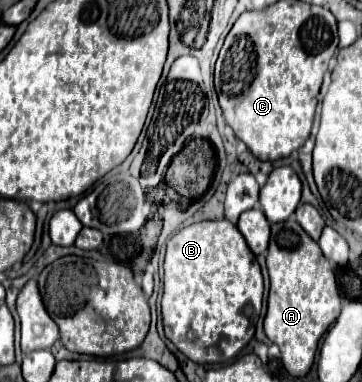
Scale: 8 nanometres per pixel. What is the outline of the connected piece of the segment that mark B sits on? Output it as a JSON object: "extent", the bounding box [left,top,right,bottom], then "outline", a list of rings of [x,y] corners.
{"extent":[162,219,264,363],"outline":[[[226,219],[200,221],[180,229],[170,241],[164,259],[162,319],[164,335],[194,363],[226,363],[236,357],[254,337],[262,309],[264,281],[254,253],[248,249],[238,227]]]}

